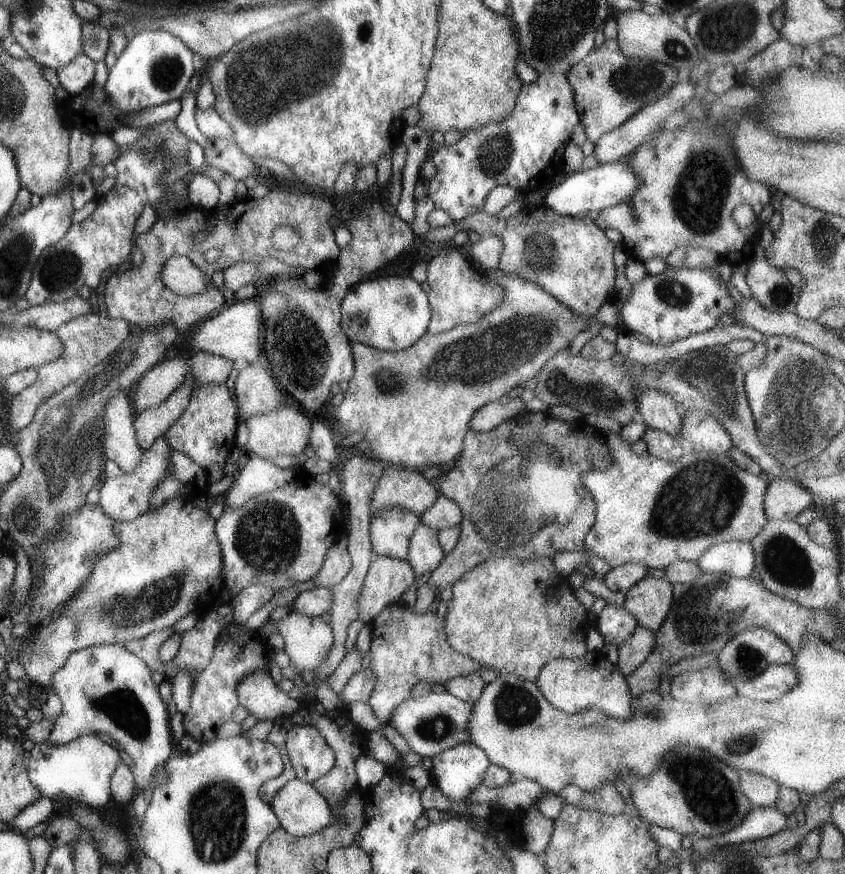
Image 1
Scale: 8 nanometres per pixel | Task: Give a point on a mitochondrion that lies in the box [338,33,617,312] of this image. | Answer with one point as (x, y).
(496, 153)

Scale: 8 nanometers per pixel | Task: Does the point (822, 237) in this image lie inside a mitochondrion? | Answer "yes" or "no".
yes

